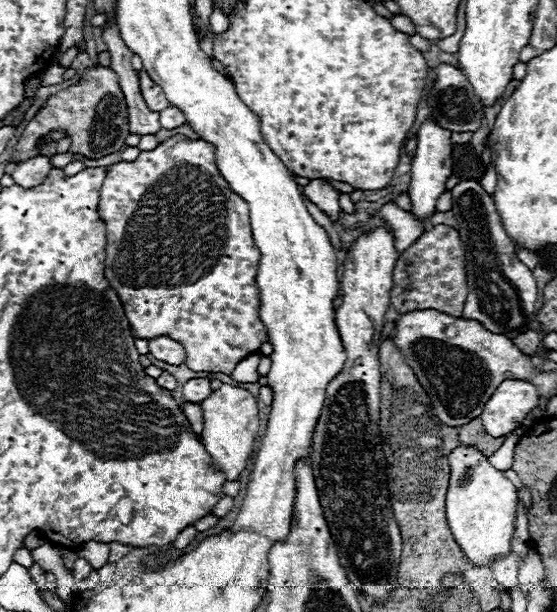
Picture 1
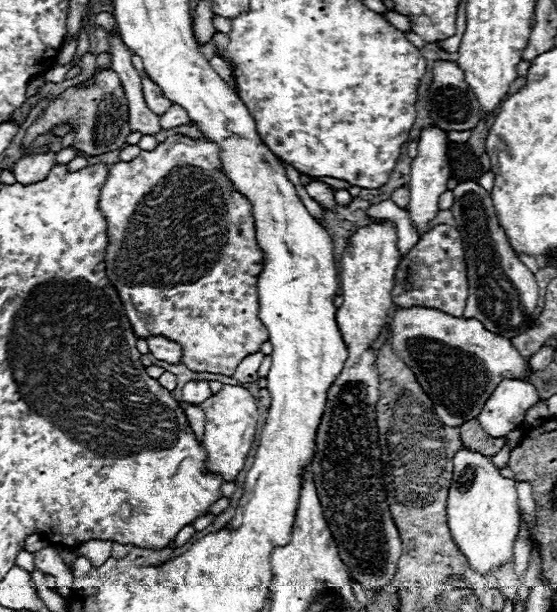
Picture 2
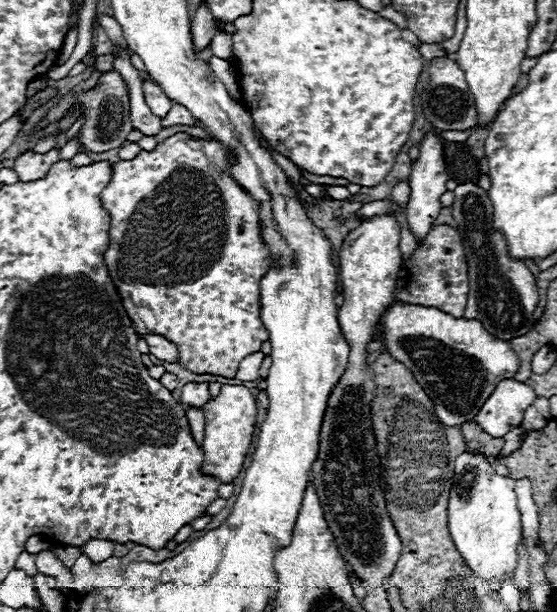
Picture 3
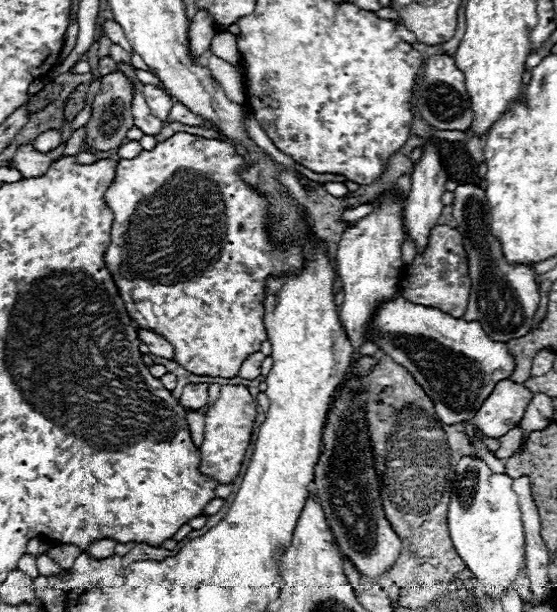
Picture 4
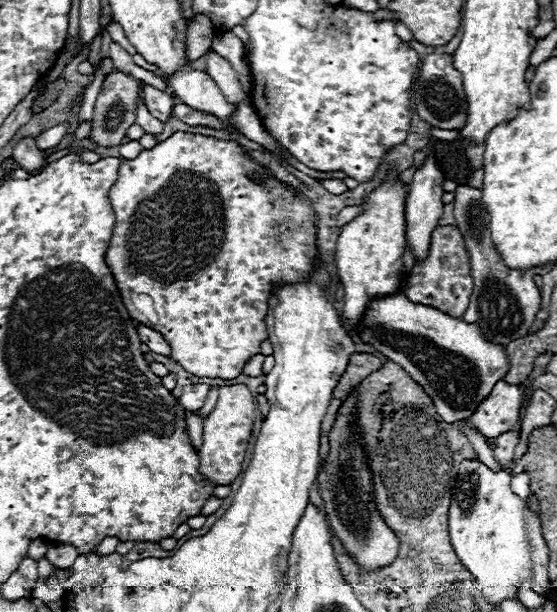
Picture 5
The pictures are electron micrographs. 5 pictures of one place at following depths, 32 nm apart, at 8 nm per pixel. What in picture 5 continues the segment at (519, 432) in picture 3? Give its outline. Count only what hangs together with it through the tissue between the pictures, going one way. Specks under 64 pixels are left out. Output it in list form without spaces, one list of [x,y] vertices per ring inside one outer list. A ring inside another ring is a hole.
[[[506,432],[502,436],[496,438],[496,448],[494,448],[494,458],[506,466],[510,462],[510,458],[514,456],[514,448],[518,446],[518,440],[520,440],[520,434],[518,432]]]

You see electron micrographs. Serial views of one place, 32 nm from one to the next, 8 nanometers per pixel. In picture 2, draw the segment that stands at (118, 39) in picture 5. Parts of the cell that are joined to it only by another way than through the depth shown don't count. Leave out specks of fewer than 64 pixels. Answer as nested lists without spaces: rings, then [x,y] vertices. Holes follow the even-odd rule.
[[[100,12],[100,14],[96,14],[96,16],[92,18],[92,24],[102,26],[104,30],[112,30],[112,28],[116,28],[116,22],[114,22],[114,18],[112,18],[108,12]]]

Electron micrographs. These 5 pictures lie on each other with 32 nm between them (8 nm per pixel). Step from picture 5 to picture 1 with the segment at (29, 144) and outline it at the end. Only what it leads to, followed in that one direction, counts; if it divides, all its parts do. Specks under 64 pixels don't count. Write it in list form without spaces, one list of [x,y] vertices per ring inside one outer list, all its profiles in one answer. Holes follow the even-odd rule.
[[[36,156],[36,158],[30,158],[26,162],[18,162],[12,178],[14,178],[14,182],[18,186],[22,186],[26,190],[28,188],[36,188],[36,186],[40,186],[46,180],[50,168],[52,168],[50,166],[50,158]]]

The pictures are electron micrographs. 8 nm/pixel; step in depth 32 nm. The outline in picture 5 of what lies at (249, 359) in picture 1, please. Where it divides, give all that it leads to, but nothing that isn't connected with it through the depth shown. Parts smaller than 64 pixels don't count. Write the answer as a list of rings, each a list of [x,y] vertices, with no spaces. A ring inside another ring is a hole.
[[[254,354],[254,356],[246,362],[246,366],[244,366],[242,374],[244,374],[244,376],[260,376],[260,374],[262,374],[264,358],[266,358],[264,354]]]

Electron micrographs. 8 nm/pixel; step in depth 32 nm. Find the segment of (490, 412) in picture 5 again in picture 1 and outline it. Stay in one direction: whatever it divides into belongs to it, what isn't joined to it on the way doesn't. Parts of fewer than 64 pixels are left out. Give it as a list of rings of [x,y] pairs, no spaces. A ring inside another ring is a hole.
[[[504,380],[486,402],[480,420],[488,434],[506,436],[520,426],[524,416],[538,404],[538,392],[530,382]]]

